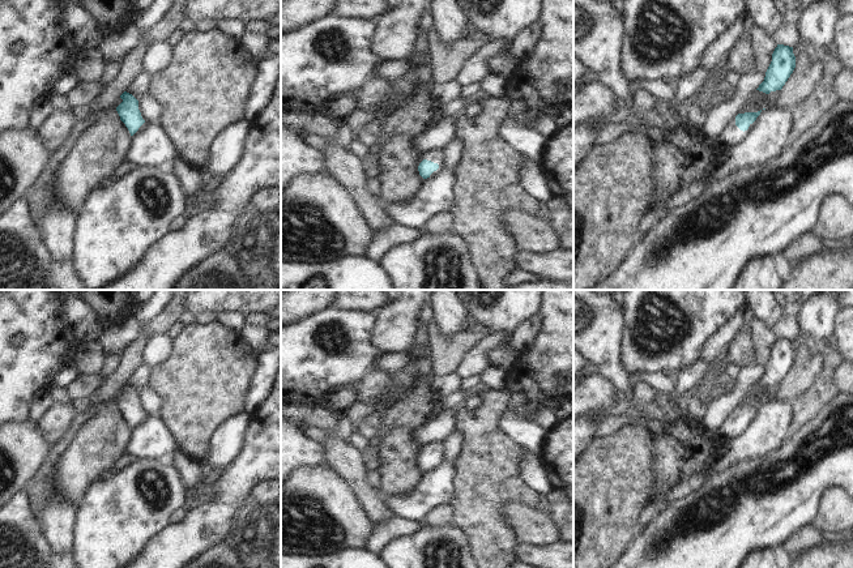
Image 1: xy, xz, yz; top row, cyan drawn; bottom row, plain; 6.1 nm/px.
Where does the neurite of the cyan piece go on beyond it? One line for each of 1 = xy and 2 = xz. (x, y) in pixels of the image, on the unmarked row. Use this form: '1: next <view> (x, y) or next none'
1: next none
2: next xz (435, 448)

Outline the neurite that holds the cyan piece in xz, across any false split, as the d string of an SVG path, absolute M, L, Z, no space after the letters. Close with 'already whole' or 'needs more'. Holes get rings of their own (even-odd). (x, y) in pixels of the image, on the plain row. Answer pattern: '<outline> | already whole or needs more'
M442 443L428 444L425 452L419 456L418 464L423 471L430 470L430 467L439 461L439 454L442 452Z | needs more

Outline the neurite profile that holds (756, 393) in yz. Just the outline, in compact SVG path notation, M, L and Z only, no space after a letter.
M755 383L748 388L738 406L758 405L763 401L773 400L779 392L779 388L780 383L771 384L769 387Z

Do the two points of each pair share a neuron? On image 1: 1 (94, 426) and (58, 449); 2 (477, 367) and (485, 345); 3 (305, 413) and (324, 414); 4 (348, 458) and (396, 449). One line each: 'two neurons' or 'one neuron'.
1: two neurons
2: one neuron
3: one neuron
4: two neurons

